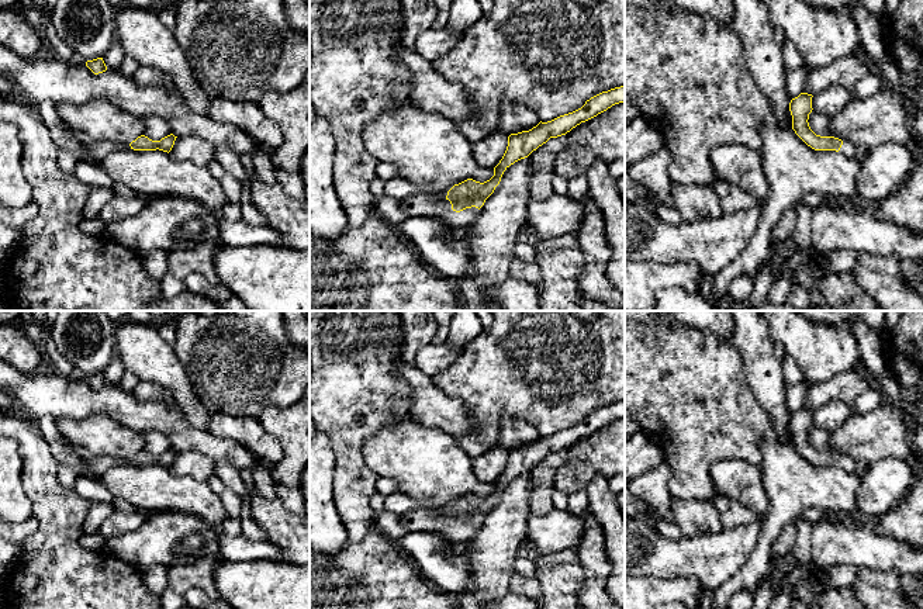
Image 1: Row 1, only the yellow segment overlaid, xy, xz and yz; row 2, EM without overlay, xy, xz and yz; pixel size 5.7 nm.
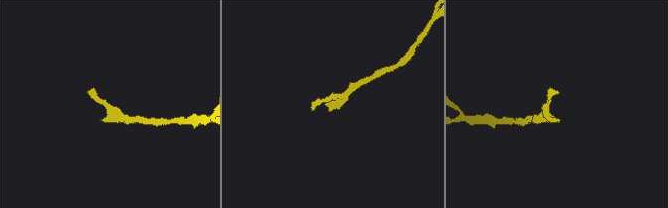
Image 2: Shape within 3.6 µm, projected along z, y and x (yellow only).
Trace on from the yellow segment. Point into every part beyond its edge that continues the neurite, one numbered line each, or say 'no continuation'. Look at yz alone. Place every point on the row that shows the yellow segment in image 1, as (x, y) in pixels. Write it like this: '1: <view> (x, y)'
1: yz (849, 149)

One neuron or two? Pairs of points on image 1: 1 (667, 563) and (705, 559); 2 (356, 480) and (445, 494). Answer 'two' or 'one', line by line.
1: one
2: two

